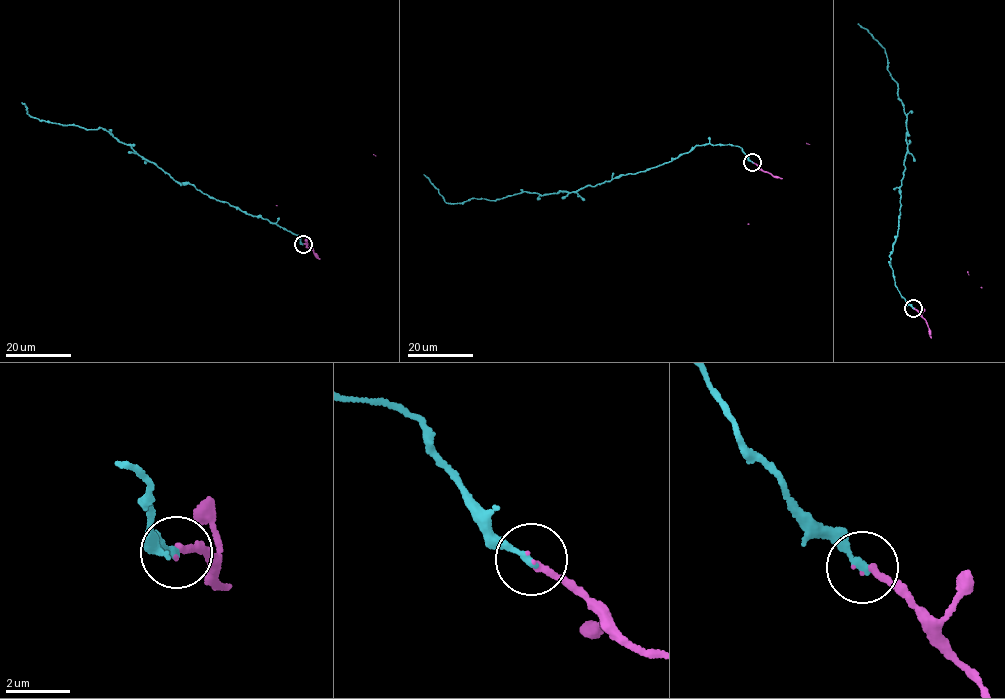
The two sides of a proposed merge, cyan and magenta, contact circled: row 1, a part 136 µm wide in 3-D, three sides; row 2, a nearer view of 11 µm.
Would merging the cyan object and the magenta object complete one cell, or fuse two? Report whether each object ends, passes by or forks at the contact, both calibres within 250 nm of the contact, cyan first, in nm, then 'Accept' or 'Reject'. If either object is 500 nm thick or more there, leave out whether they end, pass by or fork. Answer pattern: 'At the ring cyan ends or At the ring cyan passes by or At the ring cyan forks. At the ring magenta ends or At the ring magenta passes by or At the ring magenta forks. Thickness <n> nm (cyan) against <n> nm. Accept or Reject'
At the ring cyan ends. At the ring magenta ends. Thickness 240 nm (cyan) against 170 nm. Accept

